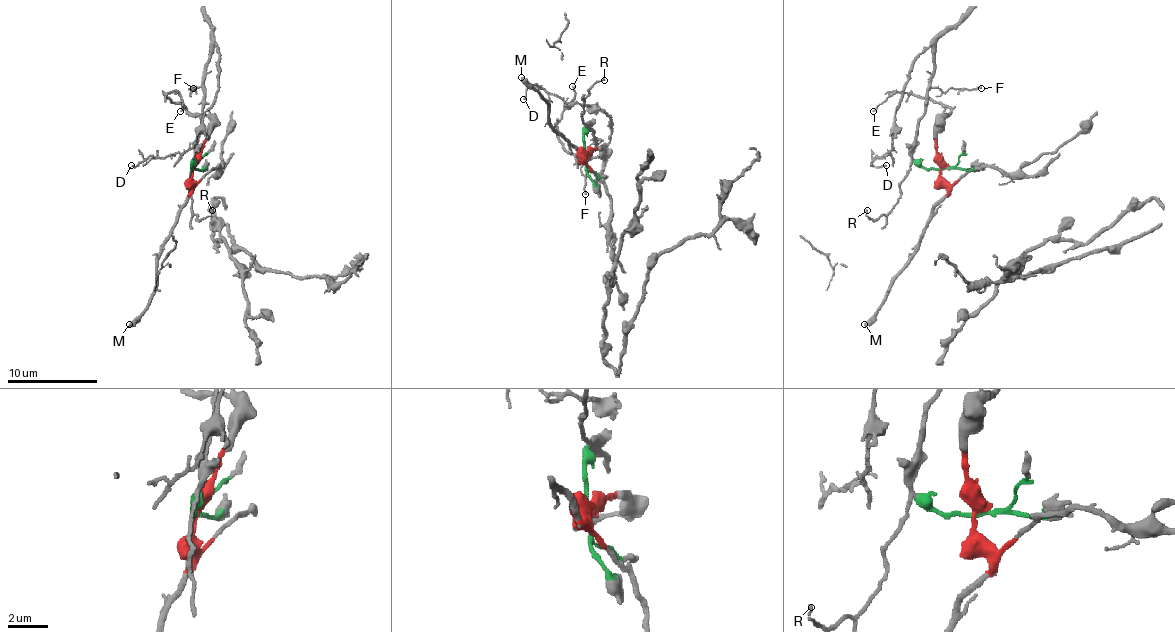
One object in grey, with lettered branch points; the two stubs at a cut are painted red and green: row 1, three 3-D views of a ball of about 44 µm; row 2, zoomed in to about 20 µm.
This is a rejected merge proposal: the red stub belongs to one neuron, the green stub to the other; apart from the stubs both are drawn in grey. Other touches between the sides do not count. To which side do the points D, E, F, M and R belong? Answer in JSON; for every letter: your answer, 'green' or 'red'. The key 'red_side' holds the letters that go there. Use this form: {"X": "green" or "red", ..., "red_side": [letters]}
{"D": "green", "E": "red", "F": "green", "M": "red", "R": "green", "red_side": ["E", "M"]}

